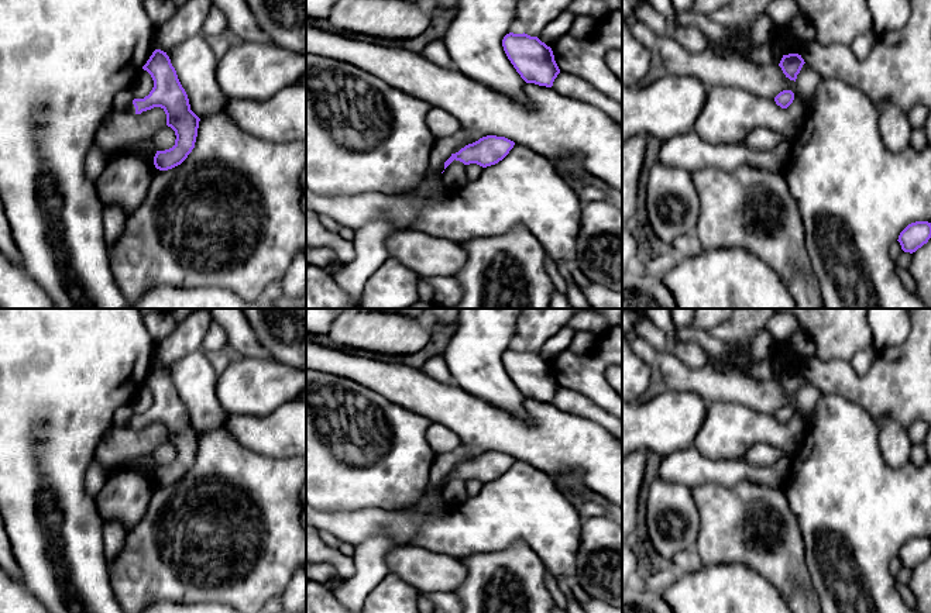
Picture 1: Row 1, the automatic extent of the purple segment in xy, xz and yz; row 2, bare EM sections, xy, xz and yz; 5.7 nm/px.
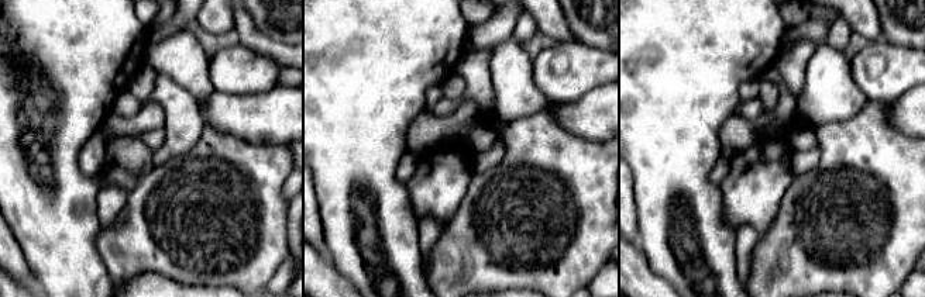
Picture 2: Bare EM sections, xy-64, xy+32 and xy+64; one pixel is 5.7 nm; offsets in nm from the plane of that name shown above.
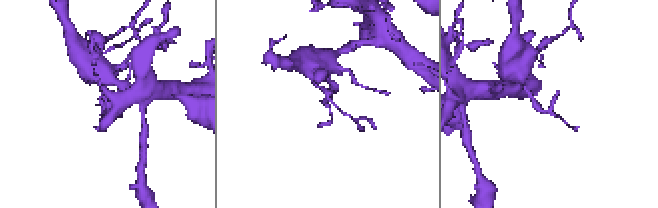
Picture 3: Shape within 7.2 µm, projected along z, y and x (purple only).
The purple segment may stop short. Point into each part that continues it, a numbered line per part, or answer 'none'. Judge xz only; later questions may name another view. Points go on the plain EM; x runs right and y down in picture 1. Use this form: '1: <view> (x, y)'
none

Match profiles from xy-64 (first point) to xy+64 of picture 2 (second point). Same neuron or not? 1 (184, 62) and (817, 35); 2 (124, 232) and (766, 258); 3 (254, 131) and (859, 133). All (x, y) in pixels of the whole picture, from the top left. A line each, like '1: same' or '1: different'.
1: different
2: same
3: different

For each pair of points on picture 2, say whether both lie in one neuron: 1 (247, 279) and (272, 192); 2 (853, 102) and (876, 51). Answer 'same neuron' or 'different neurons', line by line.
1: same neuron
2: different neurons

